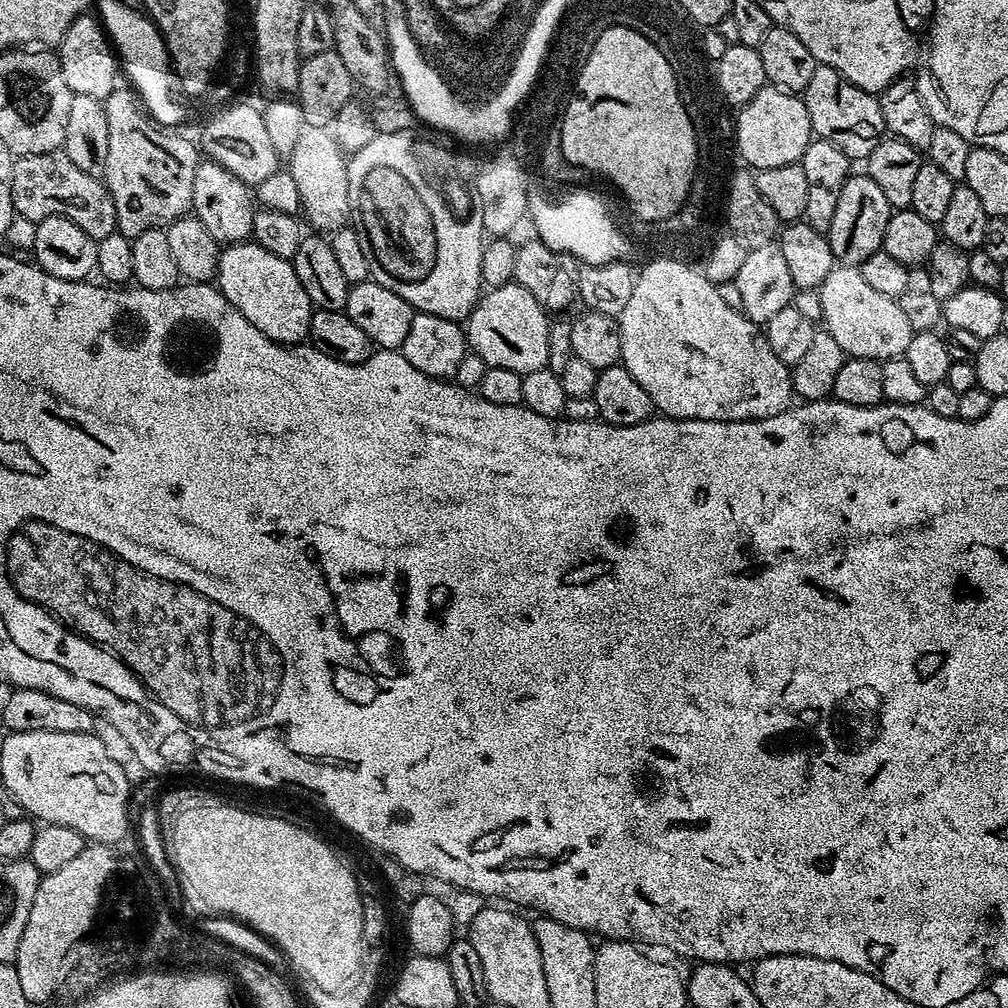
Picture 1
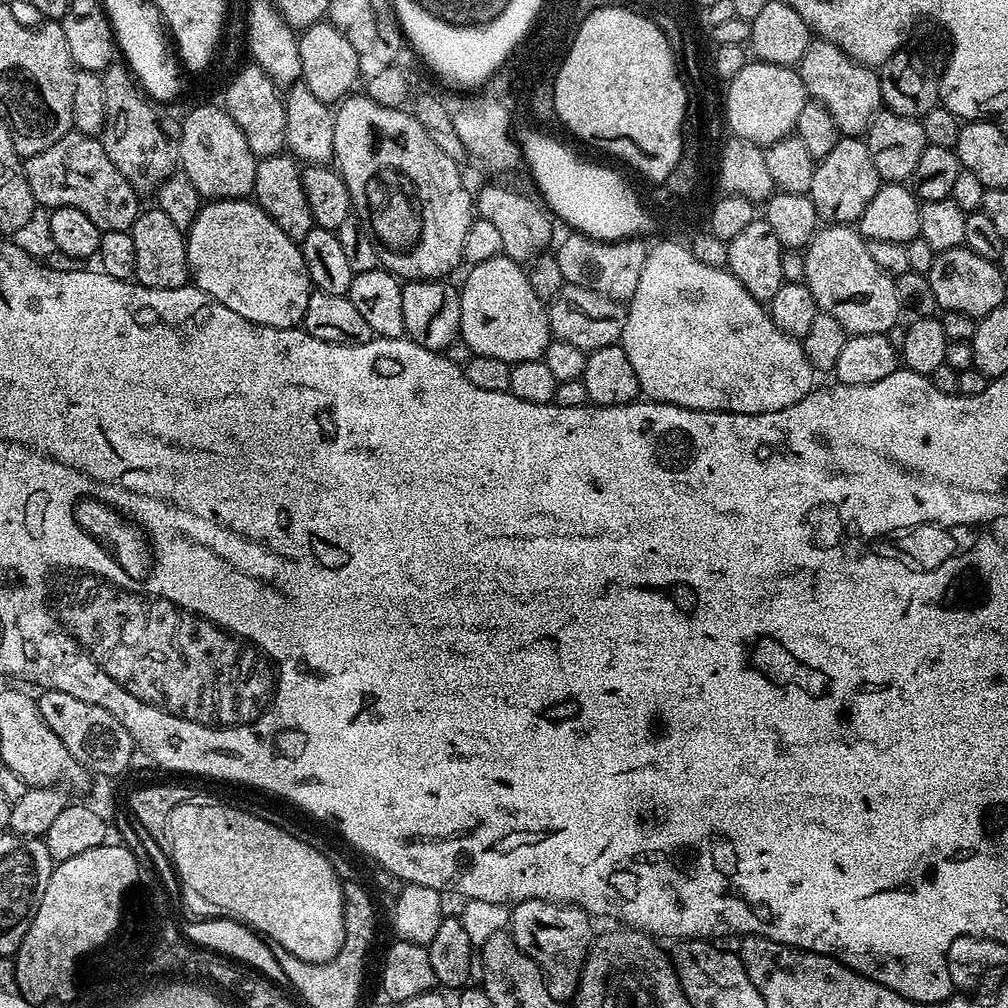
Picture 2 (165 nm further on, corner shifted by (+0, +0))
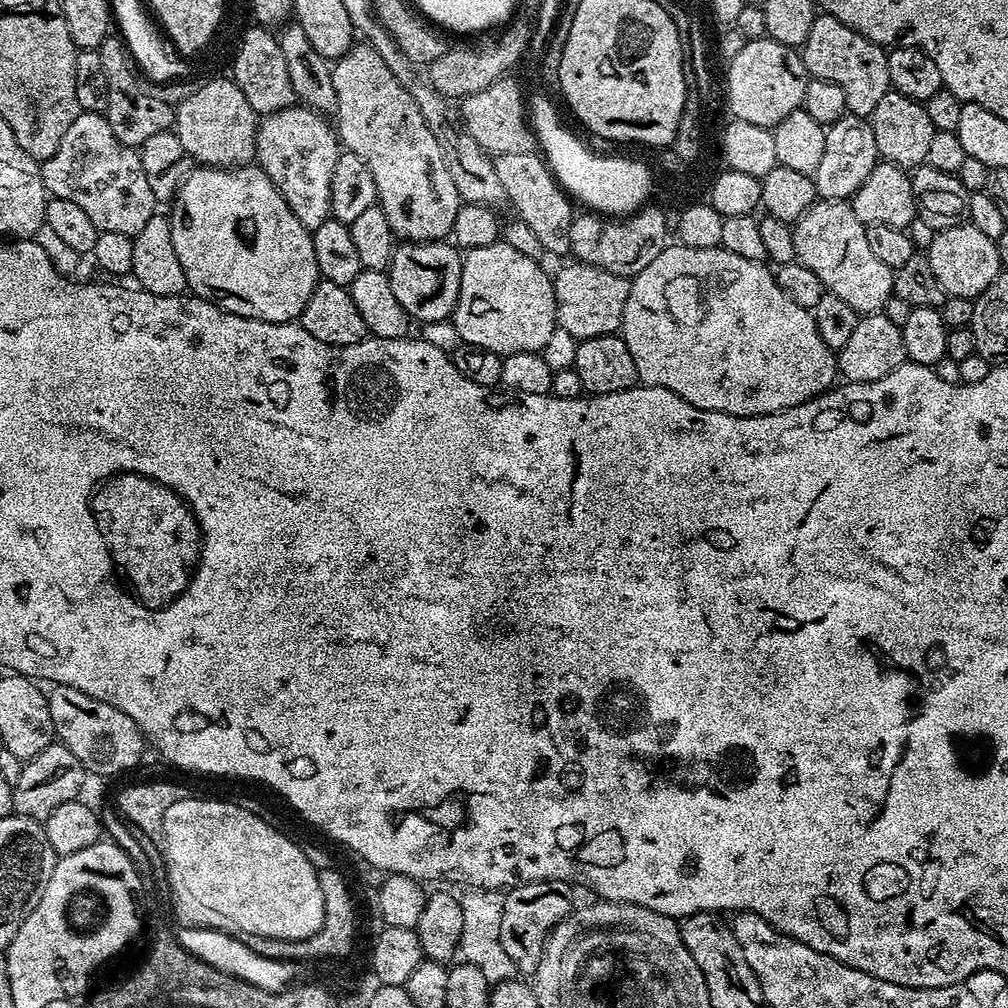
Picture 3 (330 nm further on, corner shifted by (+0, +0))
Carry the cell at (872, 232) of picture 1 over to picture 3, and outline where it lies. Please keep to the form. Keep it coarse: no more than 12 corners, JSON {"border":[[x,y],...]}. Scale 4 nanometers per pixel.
{"border":[[845,114],[826,128],[822,200],[851,201],[880,160],[874,130]]}

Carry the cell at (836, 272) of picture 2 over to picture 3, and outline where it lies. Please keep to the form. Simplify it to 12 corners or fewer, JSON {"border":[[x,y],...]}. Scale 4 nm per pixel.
{"border":[[817,199],[795,259],[861,314],[892,296],[893,269],[851,203]]}

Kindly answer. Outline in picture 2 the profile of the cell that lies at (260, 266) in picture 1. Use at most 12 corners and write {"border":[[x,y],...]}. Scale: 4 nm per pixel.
{"border":[[248,198],[205,203],[190,276],[267,328],[303,321],[299,243]]}

